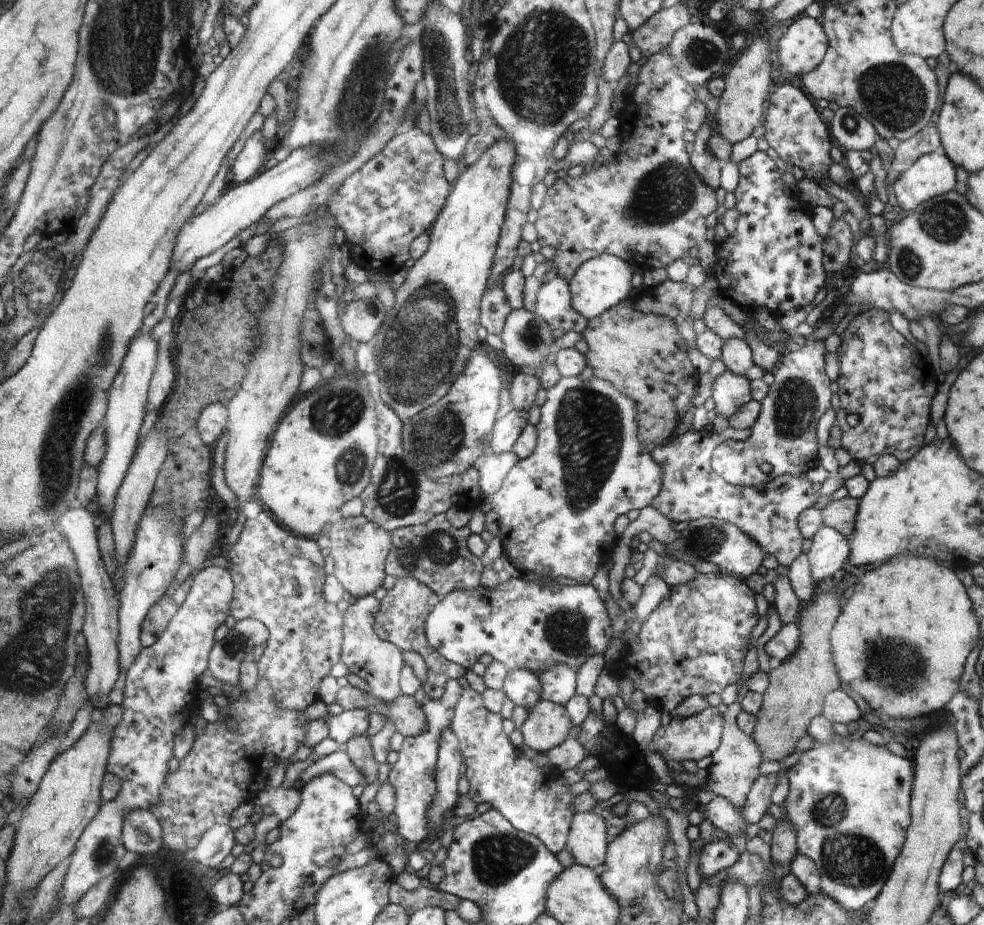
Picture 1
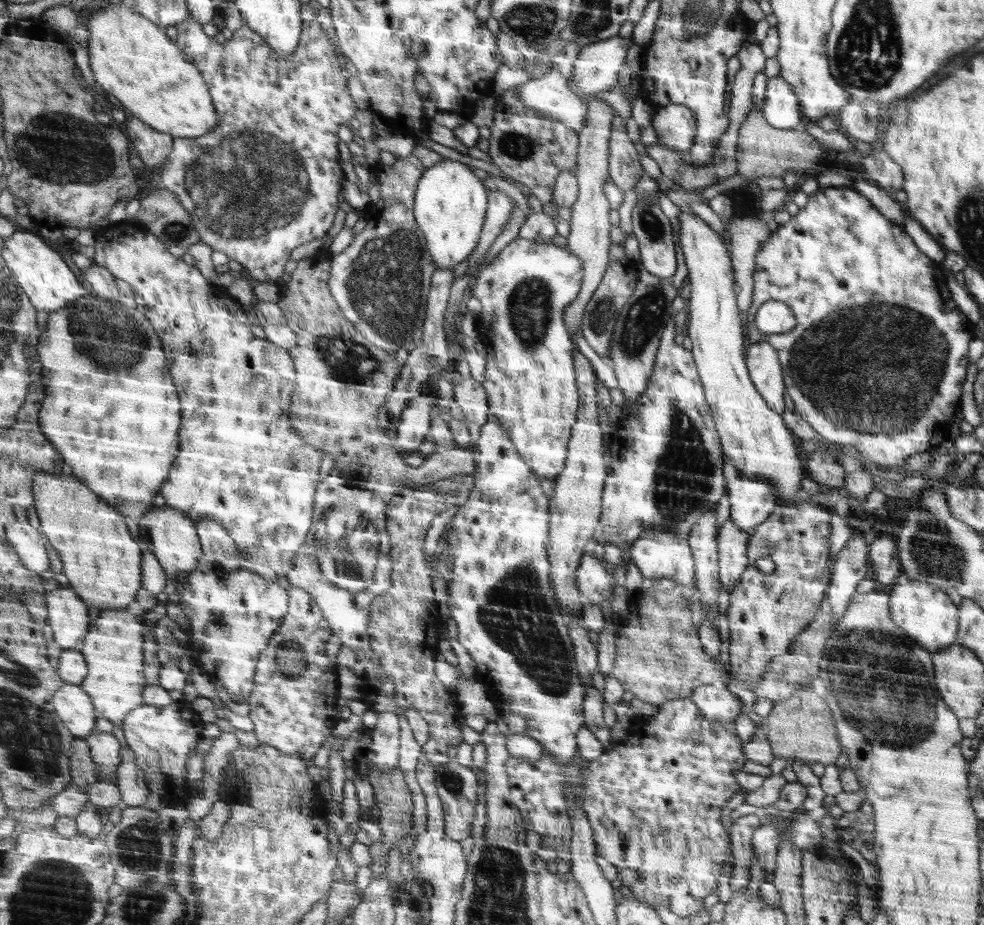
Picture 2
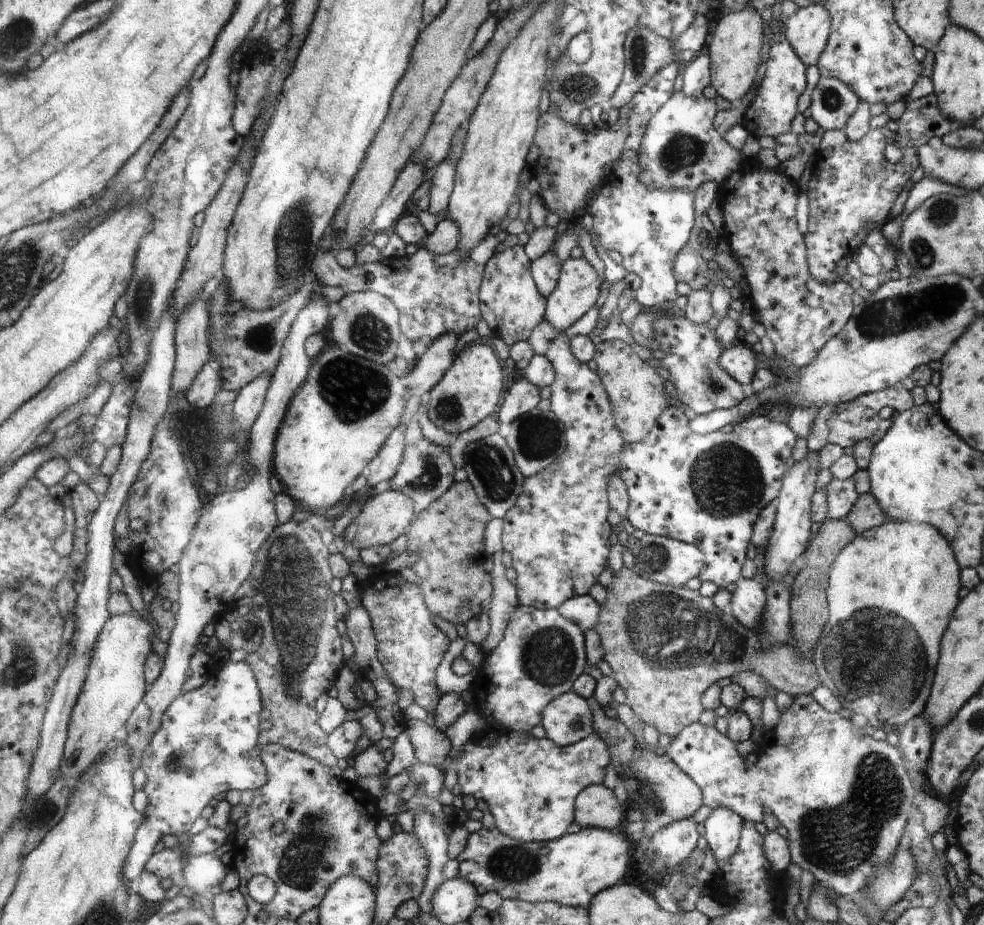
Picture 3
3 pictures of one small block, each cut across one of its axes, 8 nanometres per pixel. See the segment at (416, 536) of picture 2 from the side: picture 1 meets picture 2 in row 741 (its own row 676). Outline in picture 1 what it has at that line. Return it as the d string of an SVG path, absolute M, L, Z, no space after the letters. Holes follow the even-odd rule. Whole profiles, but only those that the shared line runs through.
M401 578L401 580L397 580L395 588L389 590L387 596L381 600L381 608L375 616L377 618L375 630L385 642L393 642L401 650L413 650L425 660L425 664L427 664L427 682L423 682L423 690L429 696L429 700L441 700L447 692L447 684L451 680L463 680L463 674L467 670L461 664L455 664L455 662L447 660L429 642L427 620L433 614L433 610L437 608L437 604L441 604L441 596L433 588L429 588L427 584L423 584L421 580L415 580L415 578Z

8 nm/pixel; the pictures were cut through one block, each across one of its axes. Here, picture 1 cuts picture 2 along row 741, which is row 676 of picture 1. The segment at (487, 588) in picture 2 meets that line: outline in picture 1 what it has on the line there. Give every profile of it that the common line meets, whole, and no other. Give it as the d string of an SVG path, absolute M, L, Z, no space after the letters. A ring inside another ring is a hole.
M555 664L551 670L537 674L543 684L543 700L565 706L577 692L577 672L567 664Z

